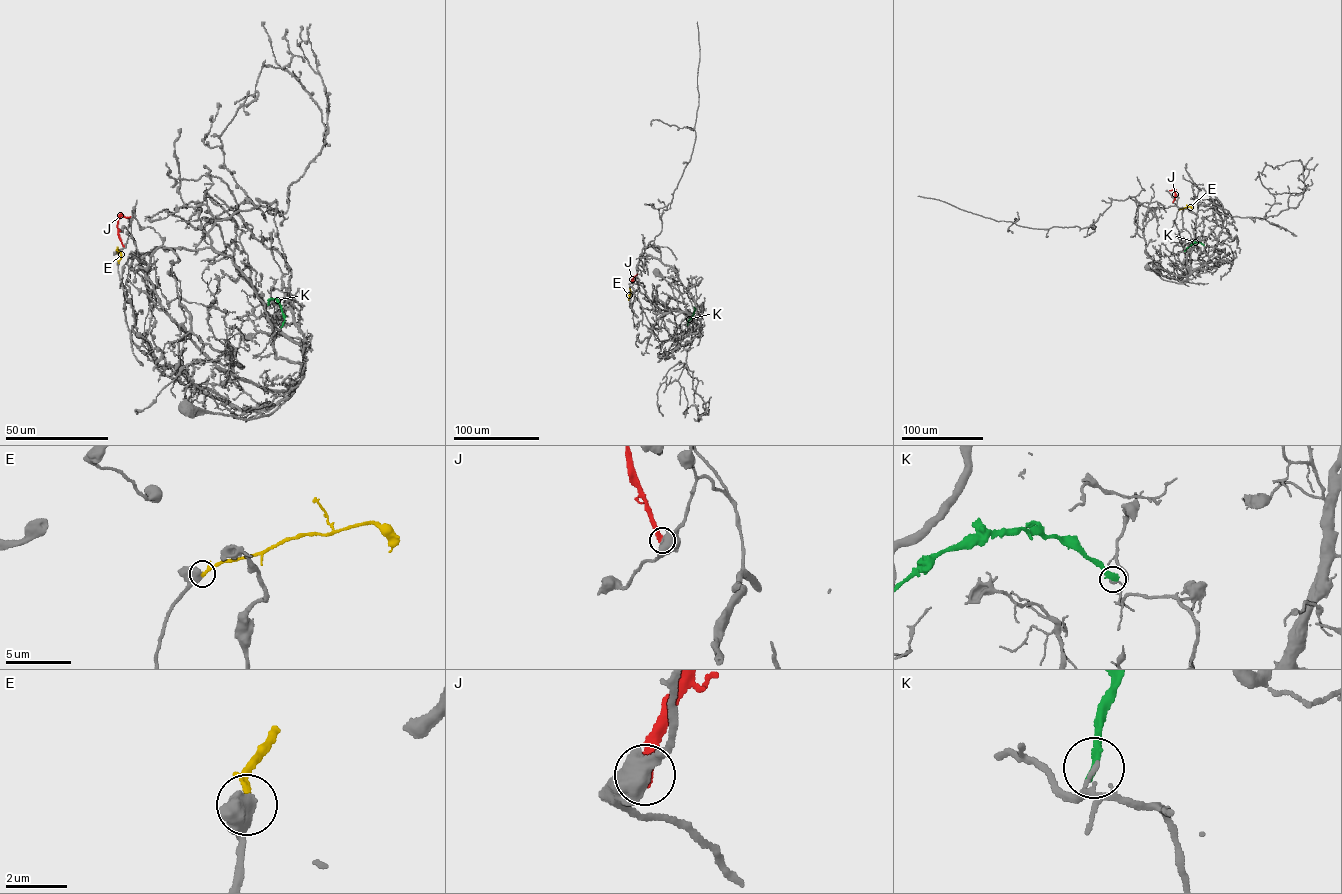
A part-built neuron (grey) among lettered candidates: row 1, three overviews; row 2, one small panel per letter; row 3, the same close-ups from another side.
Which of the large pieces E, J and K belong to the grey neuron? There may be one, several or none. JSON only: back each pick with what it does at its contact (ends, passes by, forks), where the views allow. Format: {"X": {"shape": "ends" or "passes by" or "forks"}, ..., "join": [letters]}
{"E": {"shape": "ends"}, "join": ["E"]}

